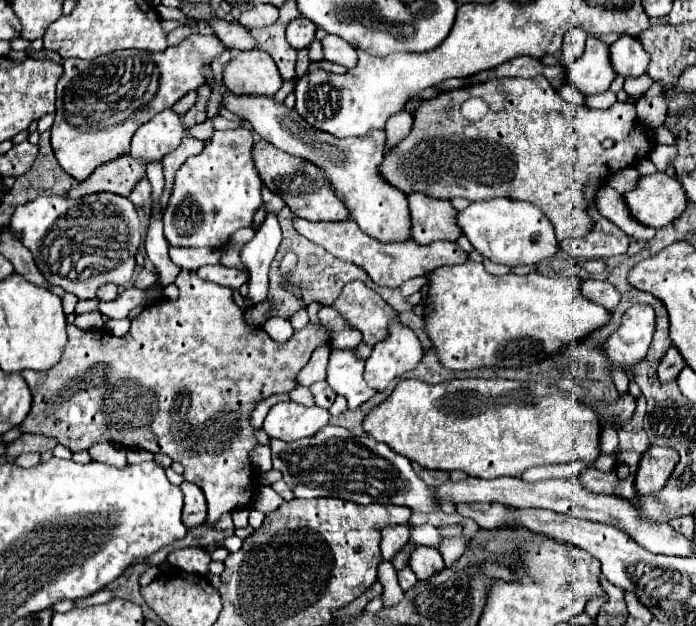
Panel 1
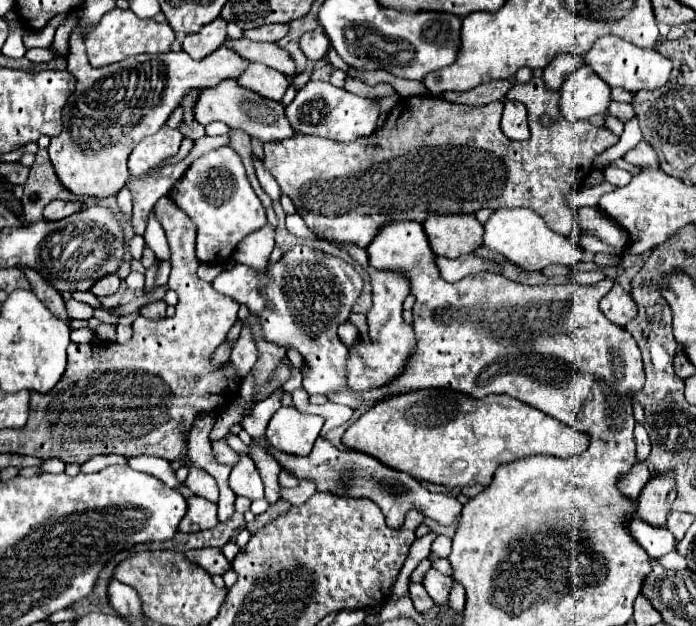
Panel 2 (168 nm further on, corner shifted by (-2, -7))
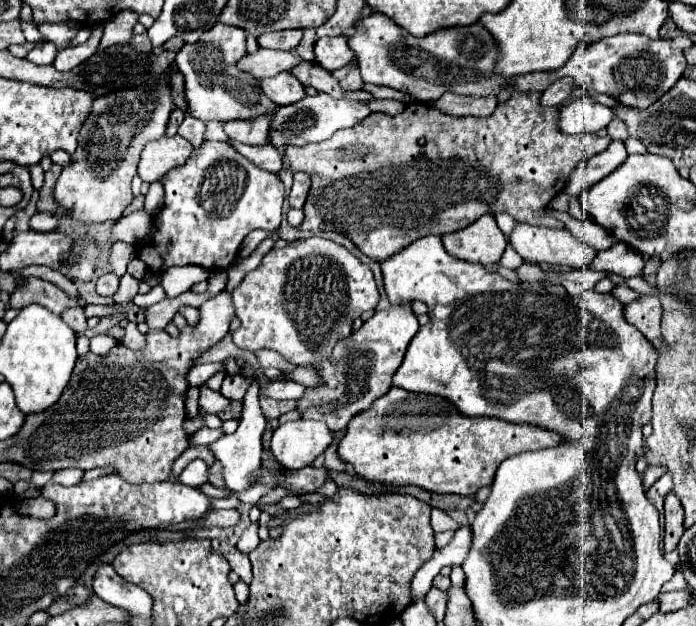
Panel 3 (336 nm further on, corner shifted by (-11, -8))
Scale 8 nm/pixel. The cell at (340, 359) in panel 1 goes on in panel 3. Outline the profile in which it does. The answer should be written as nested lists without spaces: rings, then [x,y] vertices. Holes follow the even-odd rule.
[[[312,236],[288,248],[270,250],[260,266],[246,274],[242,284],[232,292],[236,316],[240,320],[238,330],[232,332],[232,342],[246,350],[270,348],[280,352],[288,362],[300,366],[314,366],[322,358],[332,354],[338,340],[344,340],[352,332],[354,318],[360,318],[364,310],[374,310],[378,304],[378,288],[372,270],[362,264],[342,244],[336,244],[322,236]]]

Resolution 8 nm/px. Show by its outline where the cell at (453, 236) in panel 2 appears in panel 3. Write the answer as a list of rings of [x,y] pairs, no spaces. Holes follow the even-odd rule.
[[[492,214],[480,216],[462,232],[442,236],[442,242],[452,256],[480,264],[498,262],[502,258],[504,248],[508,246],[506,236],[500,232]]]

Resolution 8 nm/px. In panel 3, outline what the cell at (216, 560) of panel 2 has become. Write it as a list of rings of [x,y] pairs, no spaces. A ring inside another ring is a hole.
[[[218,538],[212,540],[212,548],[228,560],[230,568],[240,576],[242,582],[246,582],[246,584],[252,582],[252,568],[250,568],[248,554],[242,554],[236,546],[232,546],[232,544],[224,542],[224,540],[218,540]]]

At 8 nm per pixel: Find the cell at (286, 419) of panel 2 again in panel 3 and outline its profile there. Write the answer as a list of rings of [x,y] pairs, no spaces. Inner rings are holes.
[[[300,418],[274,430],[270,450],[282,468],[300,470],[310,466],[332,442],[334,434],[324,422]]]

